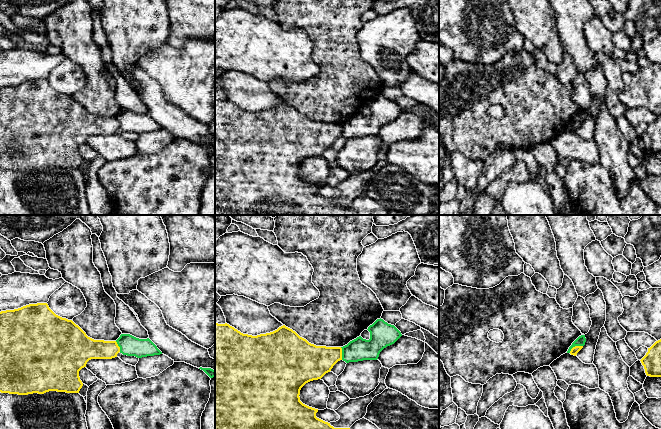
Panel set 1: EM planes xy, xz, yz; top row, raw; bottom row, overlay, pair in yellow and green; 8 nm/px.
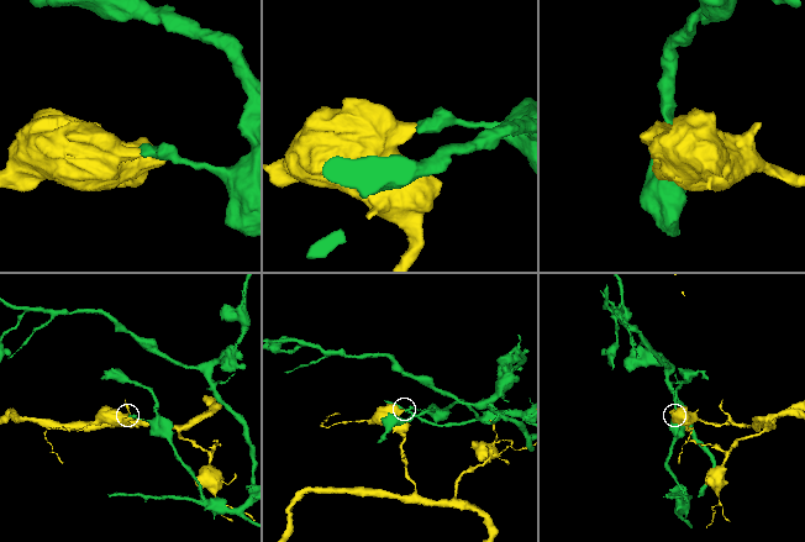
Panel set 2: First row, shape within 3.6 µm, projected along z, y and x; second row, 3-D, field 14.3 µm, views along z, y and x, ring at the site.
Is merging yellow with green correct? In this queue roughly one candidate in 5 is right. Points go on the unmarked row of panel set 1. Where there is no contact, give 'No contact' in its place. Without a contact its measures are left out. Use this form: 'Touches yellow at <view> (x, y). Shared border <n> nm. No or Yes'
Touches yellow at yz (575, 122). Shared border 130 nm. No

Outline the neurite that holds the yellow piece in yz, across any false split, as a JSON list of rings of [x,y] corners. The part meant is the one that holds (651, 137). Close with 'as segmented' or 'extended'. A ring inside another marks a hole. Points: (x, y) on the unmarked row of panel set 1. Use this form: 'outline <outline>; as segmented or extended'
outline [[[661,115],[648,124],[648,128],[640,137],[647,152],[661,153]]]; as segmented

